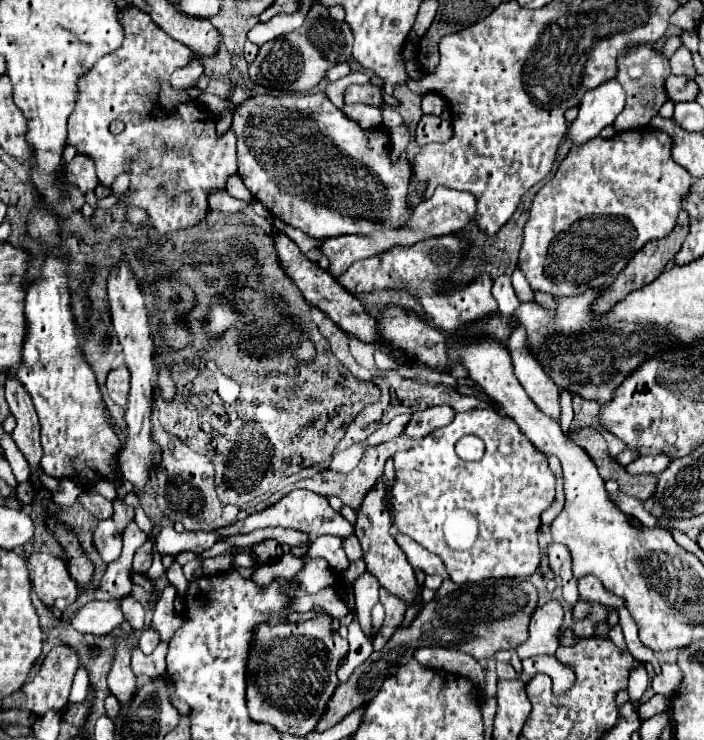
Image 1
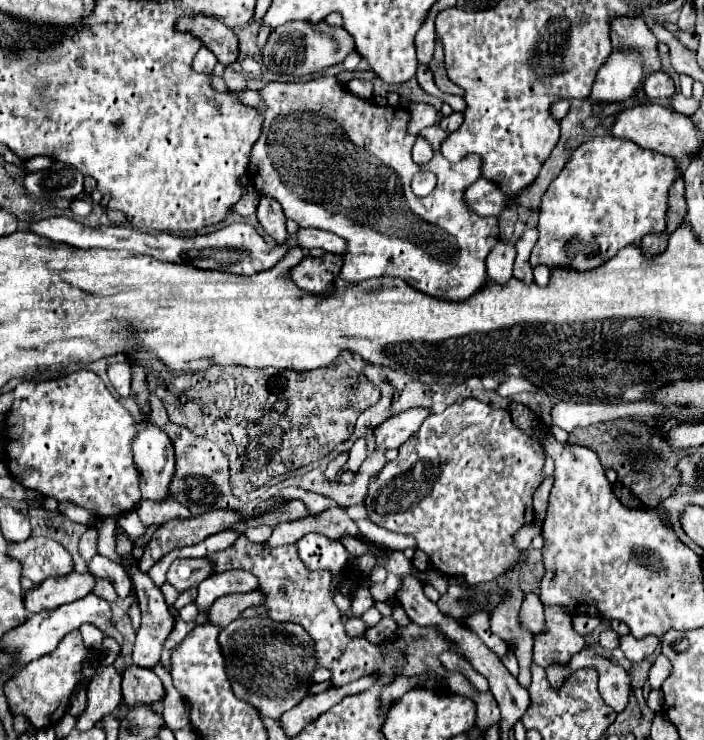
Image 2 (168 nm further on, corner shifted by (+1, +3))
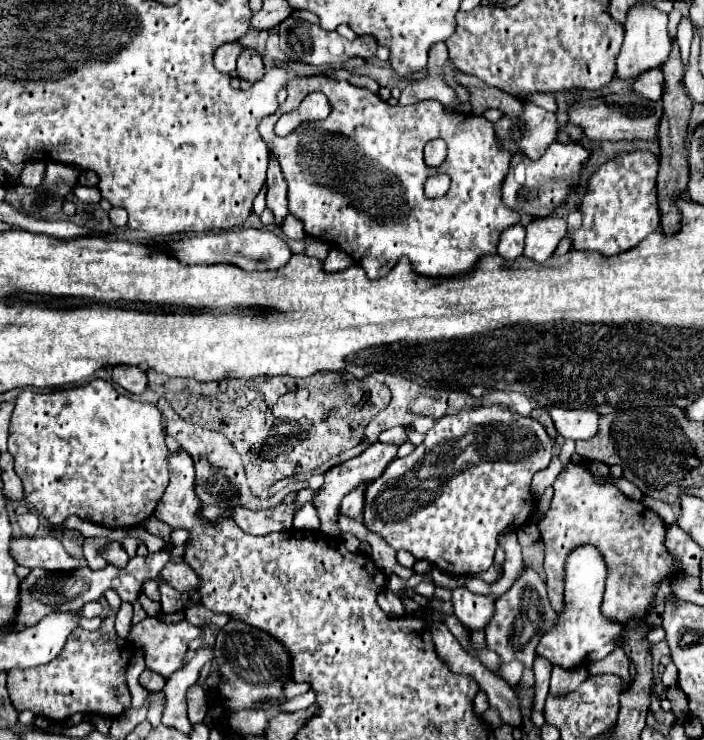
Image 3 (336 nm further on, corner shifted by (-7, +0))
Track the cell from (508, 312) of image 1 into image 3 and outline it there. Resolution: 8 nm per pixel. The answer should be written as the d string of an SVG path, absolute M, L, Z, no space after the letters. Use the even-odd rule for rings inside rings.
M516 223L508 229L504 229L504 233L500 235L498 253L508 259L520 257L524 253L524 235L526 235L526 231L524 231L522 223Z

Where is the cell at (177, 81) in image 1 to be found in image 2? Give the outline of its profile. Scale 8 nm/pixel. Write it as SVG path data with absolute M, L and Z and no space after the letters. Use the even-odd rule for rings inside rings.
M200 48L198 54L194 56L194 62L192 62L192 70L194 72L204 72L204 74L212 74L214 66L216 66L216 56L208 50L208 48Z

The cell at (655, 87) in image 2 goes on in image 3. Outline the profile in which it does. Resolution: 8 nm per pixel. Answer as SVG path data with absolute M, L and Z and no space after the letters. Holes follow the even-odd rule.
M648 69L640 77L636 77L636 81L632 83L632 91L650 101L658 101L664 93L662 83L664 83L664 75L660 73L660 69Z

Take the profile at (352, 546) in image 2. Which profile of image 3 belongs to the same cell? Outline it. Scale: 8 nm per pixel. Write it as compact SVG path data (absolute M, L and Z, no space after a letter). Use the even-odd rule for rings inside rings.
M458 587L452 591L452 603L458 621L470 629L484 629L492 617L494 599L490 595L476 595L466 587Z

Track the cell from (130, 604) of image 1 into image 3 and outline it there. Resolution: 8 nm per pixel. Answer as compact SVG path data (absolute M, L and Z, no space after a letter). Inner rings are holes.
M118 541L106 543L106 545L100 549L100 553L102 553L102 557L104 557L110 565L114 565L114 567L122 567L122 565L128 563L128 555L126 555L124 547L122 547Z

